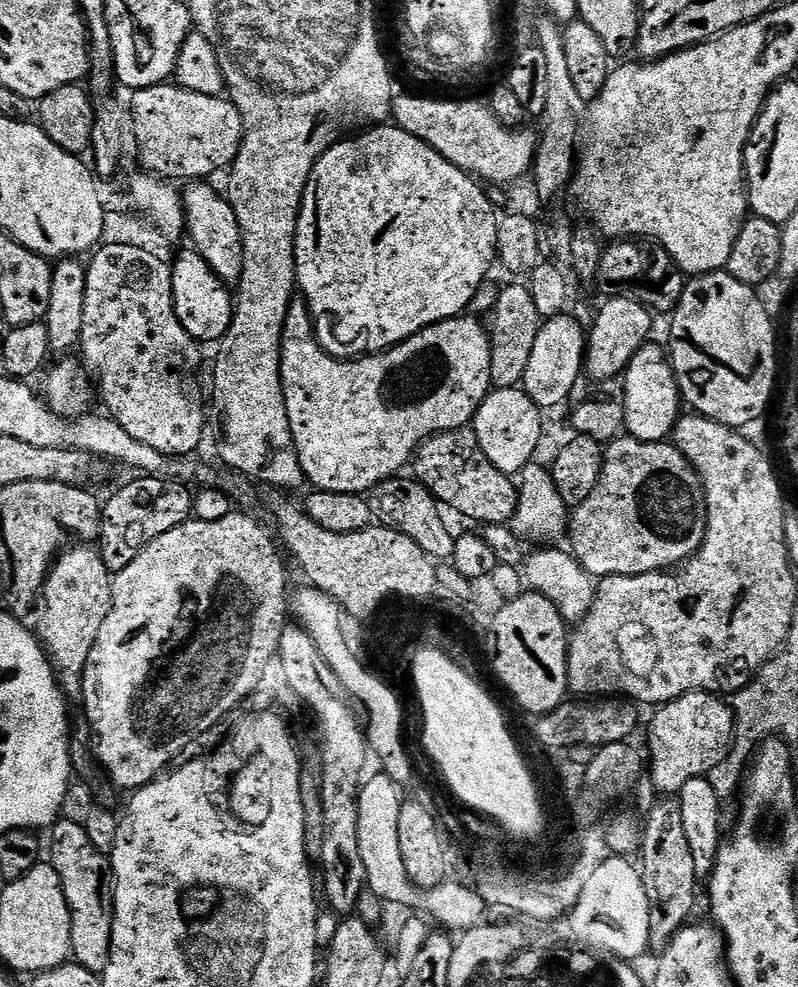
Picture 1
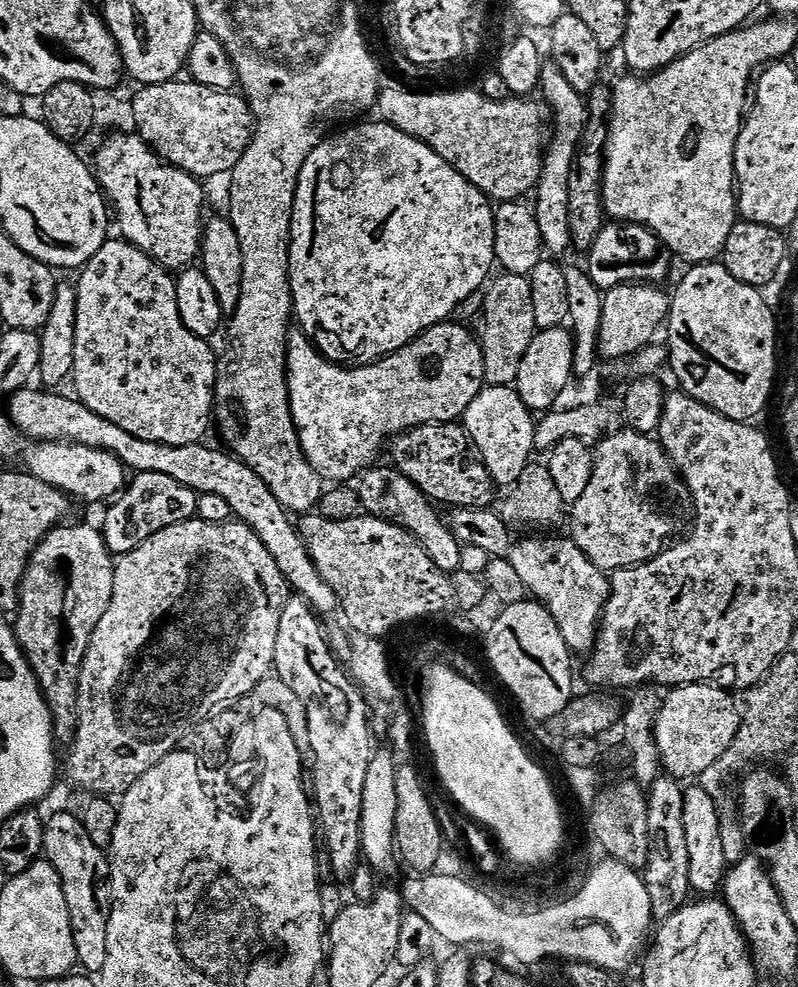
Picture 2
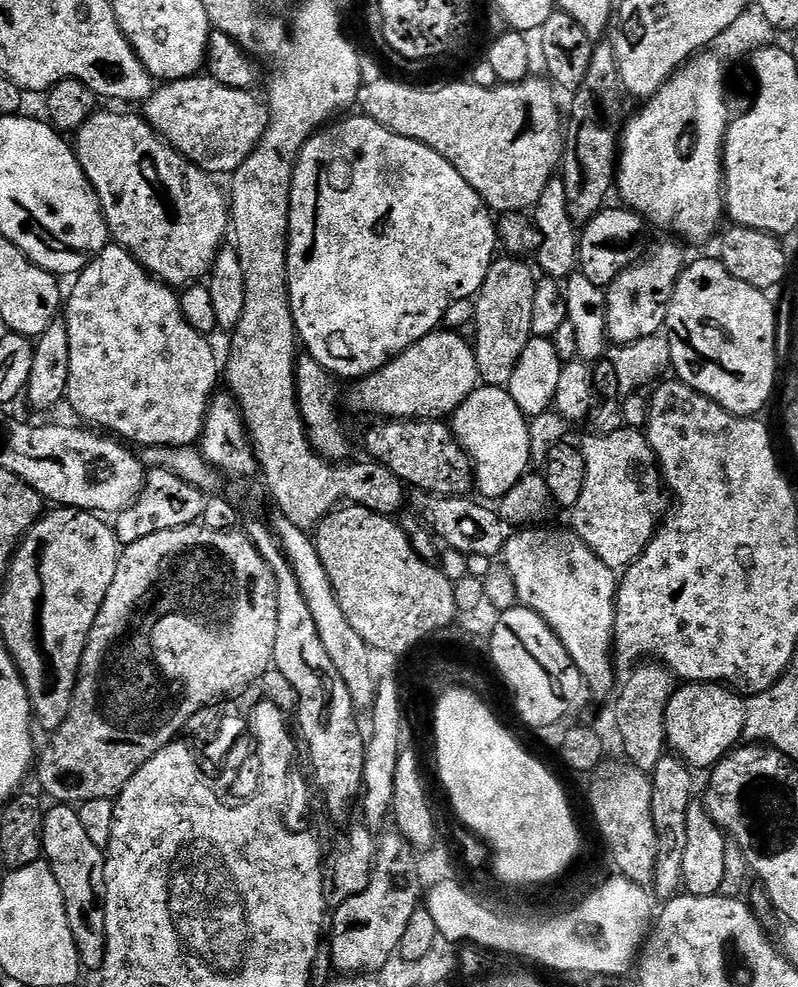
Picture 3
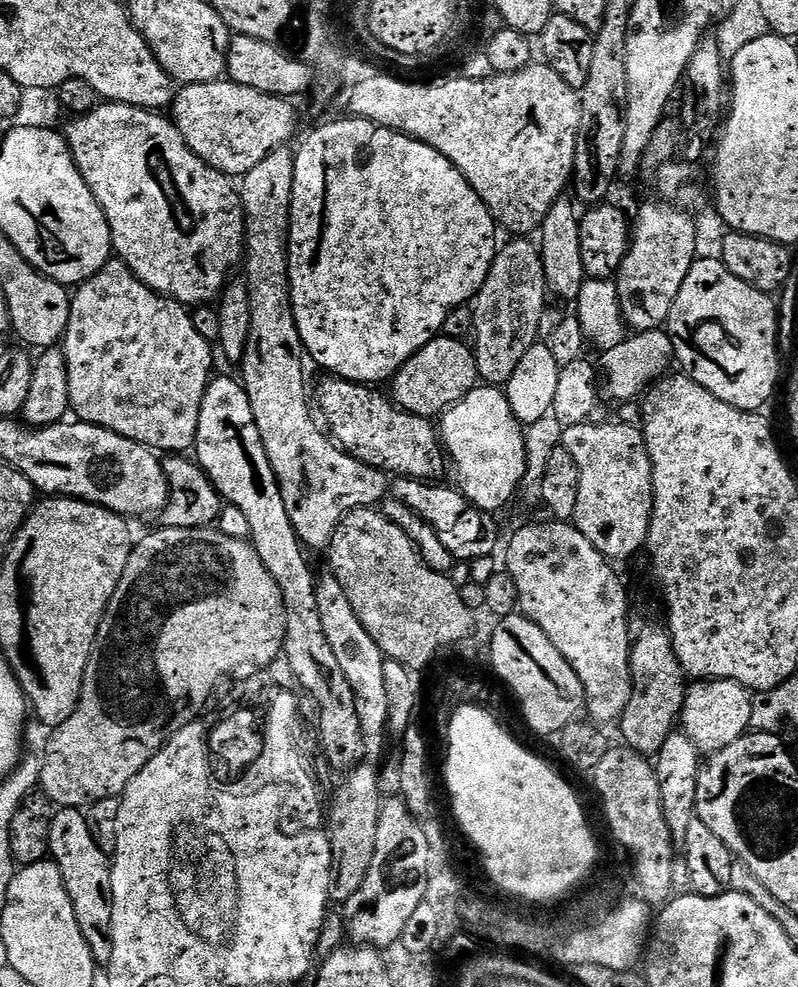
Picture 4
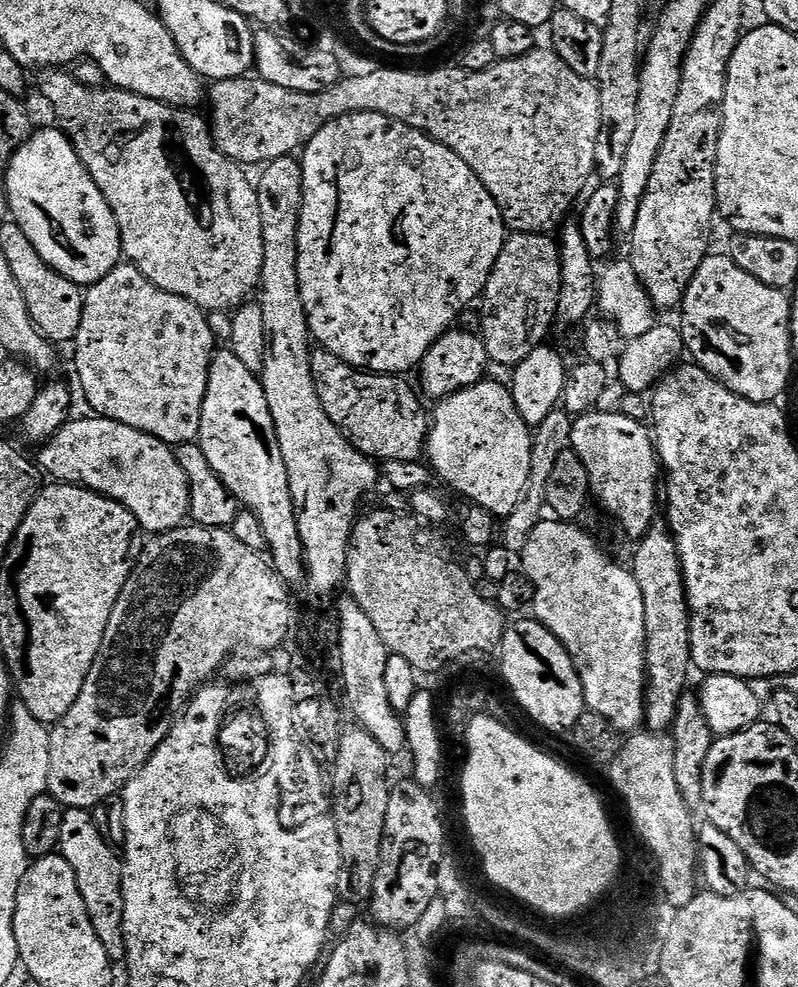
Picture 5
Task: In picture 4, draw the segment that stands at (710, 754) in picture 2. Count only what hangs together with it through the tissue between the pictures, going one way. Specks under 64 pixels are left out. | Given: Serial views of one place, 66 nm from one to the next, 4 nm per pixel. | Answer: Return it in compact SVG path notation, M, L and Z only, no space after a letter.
M697 679L687 685L679 723L682 731L695 742L701 753L721 752L730 746L730 742L738 742L738 738L742 738L752 728L753 703L753 693L738 682Z

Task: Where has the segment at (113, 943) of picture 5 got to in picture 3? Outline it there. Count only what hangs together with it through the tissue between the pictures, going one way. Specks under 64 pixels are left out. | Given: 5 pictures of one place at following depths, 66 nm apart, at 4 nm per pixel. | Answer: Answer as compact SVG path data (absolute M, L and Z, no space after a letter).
M57 803L44 813L44 853L43 859L51 864L62 886L66 902L68 921L80 951L80 963L85 969L103 969L104 957L108 955L108 930L106 928L106 897L110 892L110 877L106 867L106 856L86 834L82 818L75 807Z

